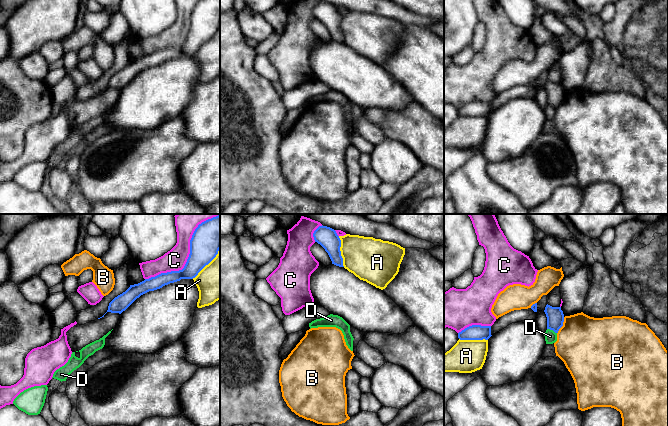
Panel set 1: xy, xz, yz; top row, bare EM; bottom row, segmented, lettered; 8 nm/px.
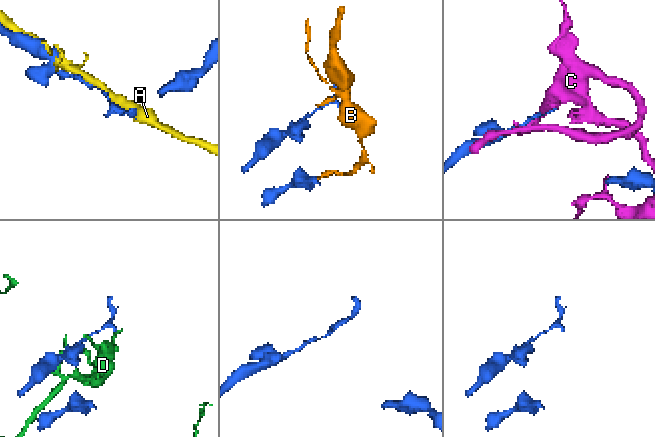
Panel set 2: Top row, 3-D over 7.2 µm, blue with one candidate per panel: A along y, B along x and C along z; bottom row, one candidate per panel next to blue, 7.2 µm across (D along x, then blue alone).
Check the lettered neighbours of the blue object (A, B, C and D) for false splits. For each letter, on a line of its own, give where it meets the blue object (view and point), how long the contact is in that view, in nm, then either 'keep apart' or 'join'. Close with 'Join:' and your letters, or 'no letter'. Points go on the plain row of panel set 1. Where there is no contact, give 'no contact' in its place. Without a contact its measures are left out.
A: contact xz (340, 27); length 260 nm; keep apart
B: contact yz (562, 101); length 150 nm; keep apart
C: contact xy (185, 41); length 600 nm; keep apart
D: contact yz (552, 105); length 90 nm; keep apart
Join: no letter

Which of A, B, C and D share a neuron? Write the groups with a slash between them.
A / B / C / D

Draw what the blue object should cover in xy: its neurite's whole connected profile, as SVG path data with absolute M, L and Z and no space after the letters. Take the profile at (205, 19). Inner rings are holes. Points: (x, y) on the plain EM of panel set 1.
M199 0L190 16L190 30L182 46L161 49L155 53L130 61L122 70L115 73L107 88L121 90L141 71L162 64L165 61L193 55L208 41L220 26L220 0Z

